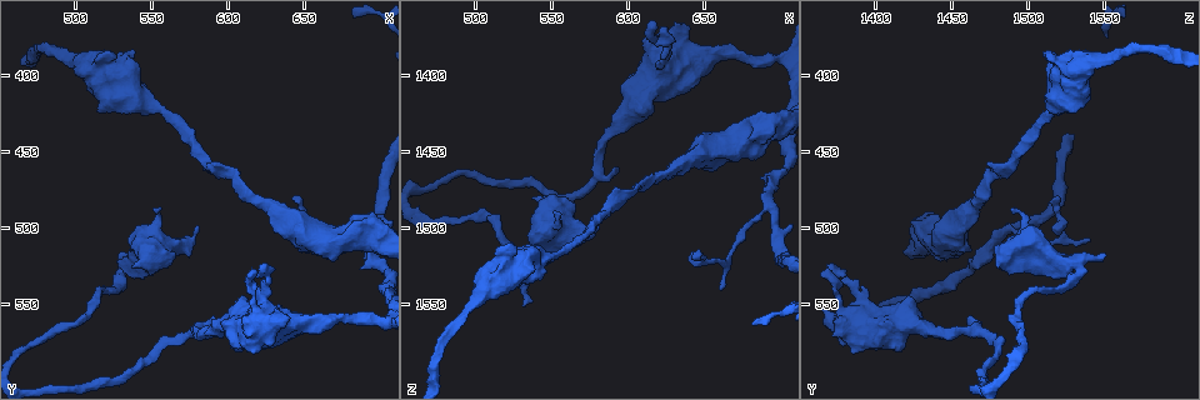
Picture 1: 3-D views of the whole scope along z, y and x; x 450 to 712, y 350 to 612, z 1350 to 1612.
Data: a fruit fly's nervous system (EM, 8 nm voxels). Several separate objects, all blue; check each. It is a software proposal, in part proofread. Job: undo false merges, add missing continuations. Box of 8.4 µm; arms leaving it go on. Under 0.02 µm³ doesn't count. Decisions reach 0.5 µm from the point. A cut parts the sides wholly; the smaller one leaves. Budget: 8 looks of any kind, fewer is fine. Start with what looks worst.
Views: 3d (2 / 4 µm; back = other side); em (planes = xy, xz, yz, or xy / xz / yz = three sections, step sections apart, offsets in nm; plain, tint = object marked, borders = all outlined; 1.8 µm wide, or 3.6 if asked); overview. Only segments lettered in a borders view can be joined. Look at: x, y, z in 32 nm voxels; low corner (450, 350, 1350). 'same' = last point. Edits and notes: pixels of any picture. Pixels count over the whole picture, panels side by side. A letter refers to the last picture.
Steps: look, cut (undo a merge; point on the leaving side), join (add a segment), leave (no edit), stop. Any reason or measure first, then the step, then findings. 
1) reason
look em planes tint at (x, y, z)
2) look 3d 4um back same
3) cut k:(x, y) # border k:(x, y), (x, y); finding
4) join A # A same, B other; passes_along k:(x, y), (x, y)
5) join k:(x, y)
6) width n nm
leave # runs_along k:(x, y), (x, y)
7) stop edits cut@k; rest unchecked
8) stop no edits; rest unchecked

thick turns thin
look em 3.6um xz step 4 tint at (530, 526, 1532)

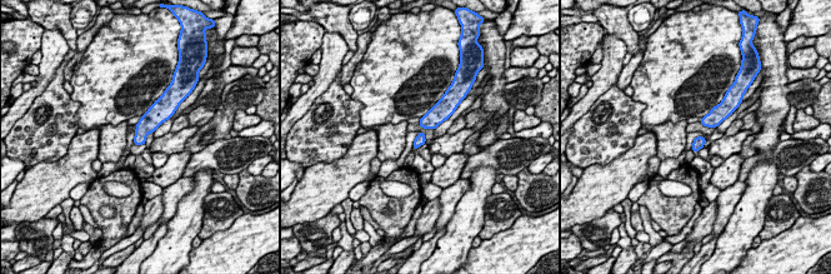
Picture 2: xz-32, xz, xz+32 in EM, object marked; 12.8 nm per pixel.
another direction
look em 3.6um planes borders same

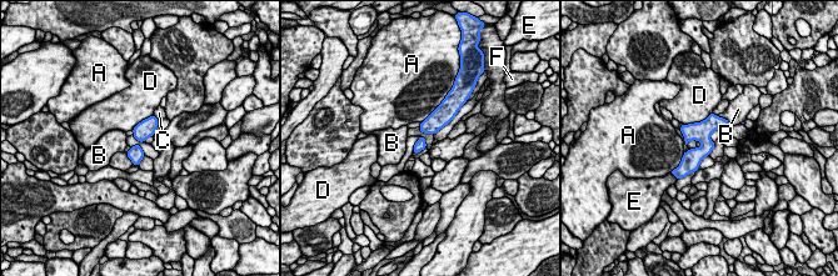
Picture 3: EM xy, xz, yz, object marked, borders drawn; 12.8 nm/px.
longest_contact D 440 nm
leave # A other, B other, C other, D other, E other, F other; one neuron here

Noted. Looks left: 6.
thick end
look 3d 4um at (540, 392, 1512)

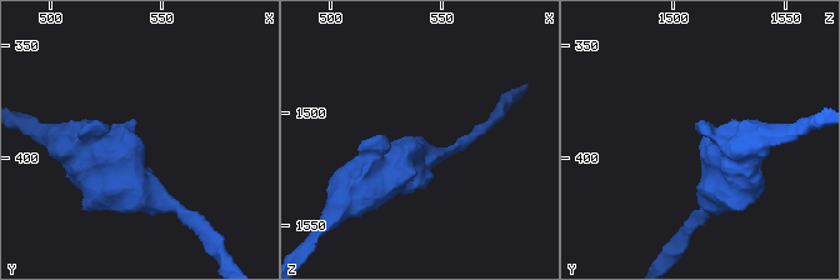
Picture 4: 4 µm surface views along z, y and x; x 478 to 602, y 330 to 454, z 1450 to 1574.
need the tissue
look em 3.6um planes tint at (540, 393, 1512)

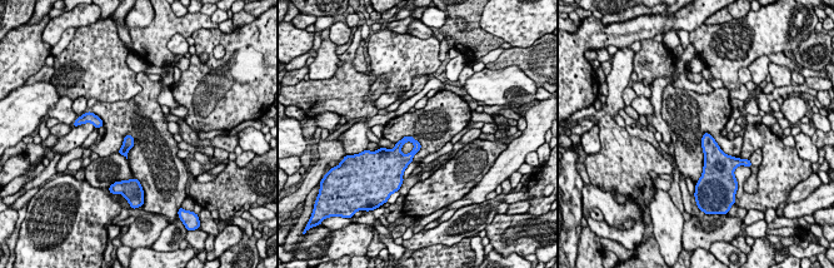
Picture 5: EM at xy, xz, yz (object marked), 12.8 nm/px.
look em 3.6um planes borders same

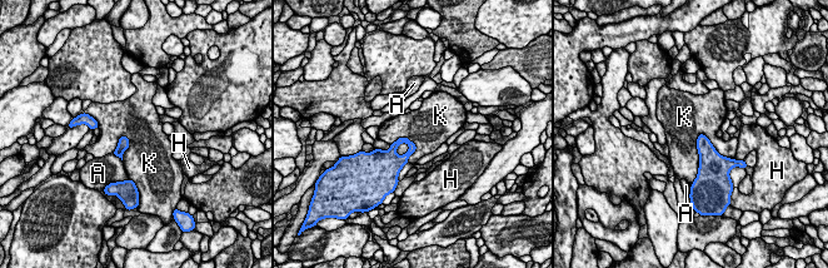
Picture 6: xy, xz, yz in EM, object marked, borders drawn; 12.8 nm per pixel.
leave # A other, H other, K other; border 6:(703, 133), (693, 180); no lettered segment goes on from it

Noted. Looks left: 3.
branch stops here
look em 3.6um xz step 4 tint at (578, 500, 1500)

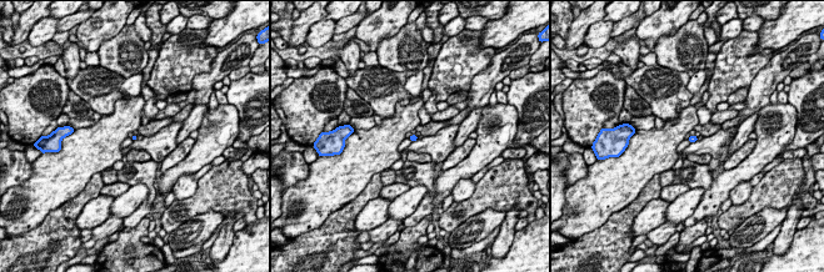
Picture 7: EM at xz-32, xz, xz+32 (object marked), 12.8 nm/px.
look em 3.6um planes borders same

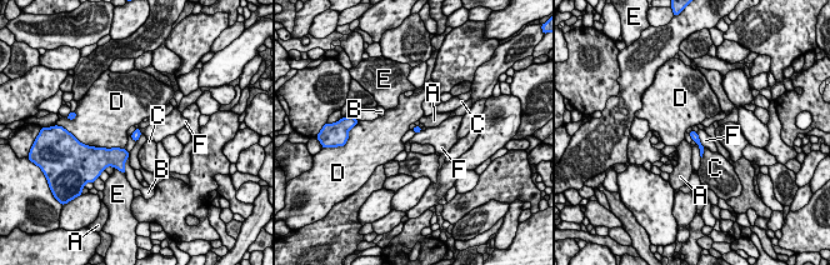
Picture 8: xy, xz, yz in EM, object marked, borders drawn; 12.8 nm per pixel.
longest_contact D 380 nm
leave # A other, B other, C other, D other, E other, F other; runs_along 8:(691, 133), (700, 145), (701, 153); none of them fits

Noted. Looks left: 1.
tapers out
look em planes borders at (640, 502, 1518)

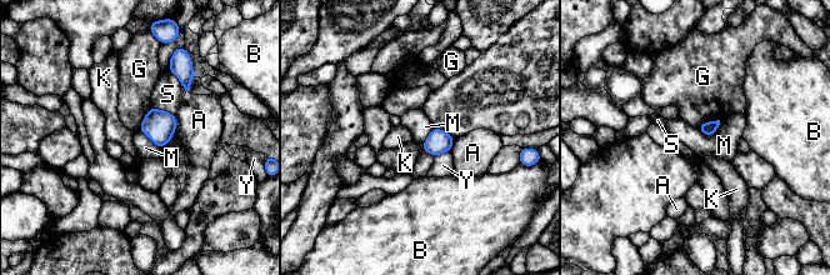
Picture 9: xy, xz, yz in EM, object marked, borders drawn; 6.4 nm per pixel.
width 80 nm
leave # A other, B other, G other, K other, M other, S other, Y other; none of them fits

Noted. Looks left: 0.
stop no edits; rest unchecked

